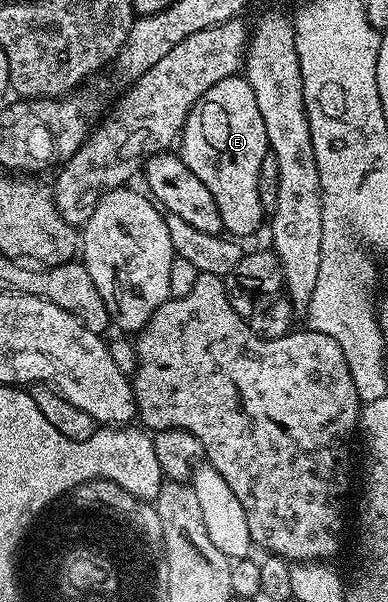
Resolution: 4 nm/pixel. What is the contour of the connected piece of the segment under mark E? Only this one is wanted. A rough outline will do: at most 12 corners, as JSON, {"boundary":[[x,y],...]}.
{"boundary":[[247,79],[218,81],[192,106],[180,160],[210,189],[229,236],[266,208],[270,152]]}

